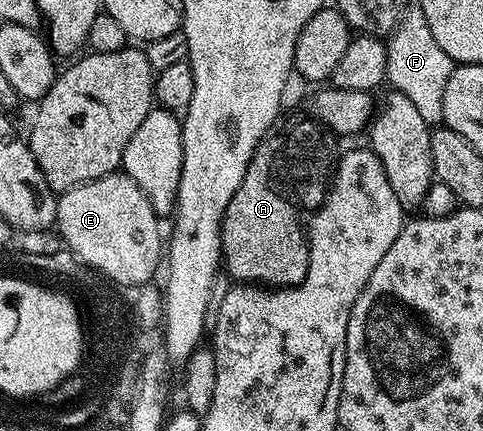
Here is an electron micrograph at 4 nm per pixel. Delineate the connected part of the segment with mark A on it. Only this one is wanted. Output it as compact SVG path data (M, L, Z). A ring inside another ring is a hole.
M305 118L306 120L298 120L295 124L287 126L283 132L274 130L267 135L265 140L261 140L256 146L256 150L252 154L252 158L248 162L248 170L244 170L244 182L240 182L240 186L236 190L236 194L232 194L232 202L228 202L228 210L222 219L222 264L224 272L234 279L234 282L241 282L246 286L273 286L274 288L294 288L297 284L302 284L304 278L308 274L308 262L310 261L310 242L307 233L304 231L304 224L298 221L298 212L294 208L310 208L309 210L317 210L321 208L323 200L326 198L327 189L322 188L321 176L329 177L335 171L336 161L339 159L339 149L334 149L336 137L333 132L322 127L317 120L313 118Z

